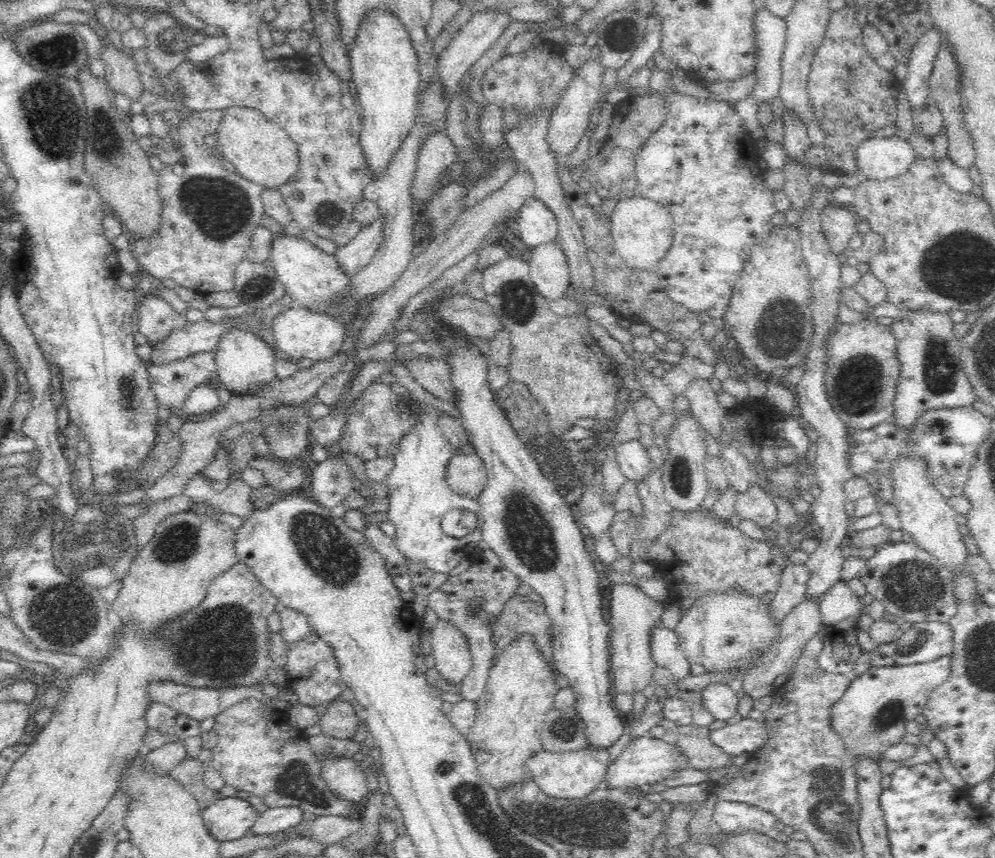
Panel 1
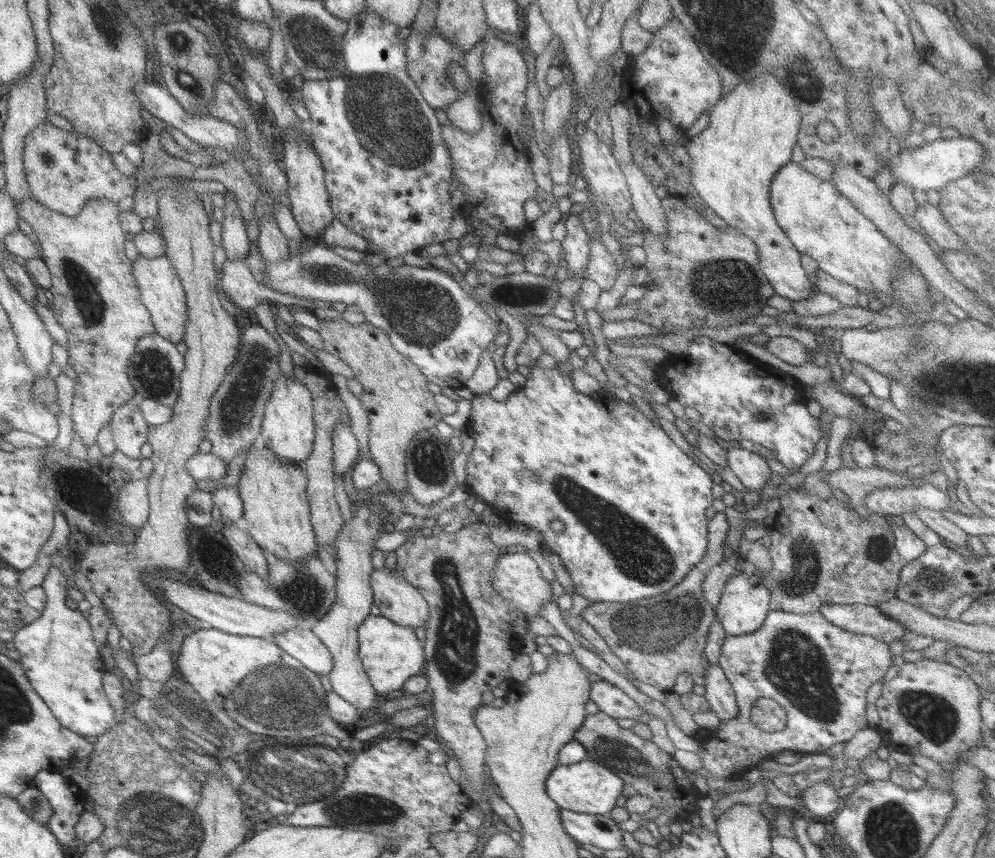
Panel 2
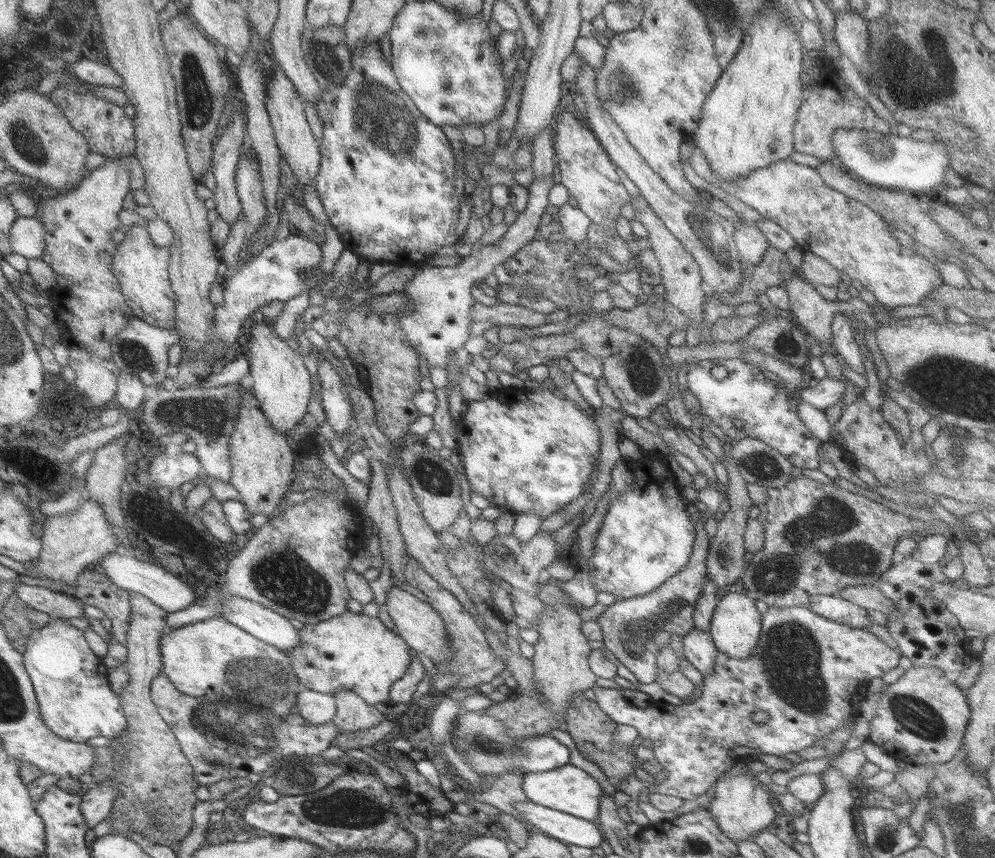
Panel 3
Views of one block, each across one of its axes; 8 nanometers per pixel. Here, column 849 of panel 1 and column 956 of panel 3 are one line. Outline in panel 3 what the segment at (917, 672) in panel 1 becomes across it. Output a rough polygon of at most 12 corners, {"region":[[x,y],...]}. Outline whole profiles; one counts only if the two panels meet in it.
{"region":[[938,668],[878,695],[868,741],[907,765],[945,764],[970,710]]}

